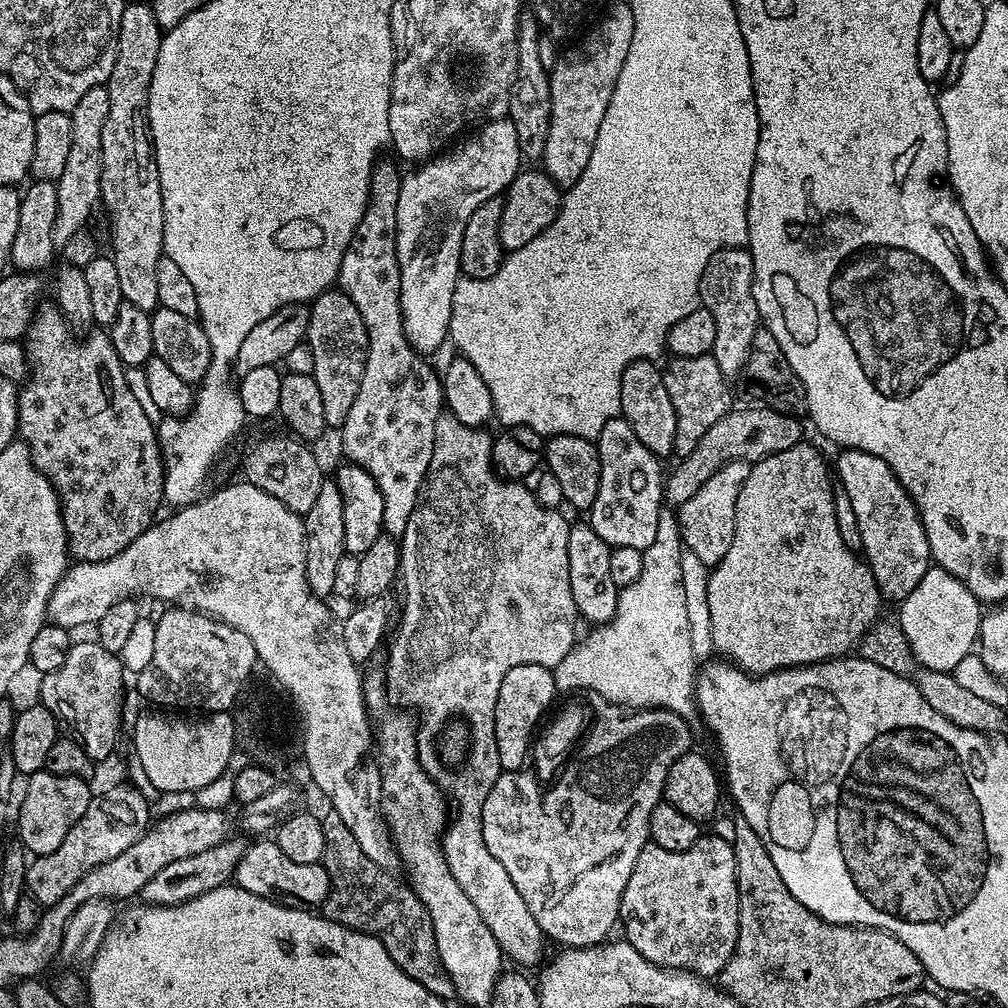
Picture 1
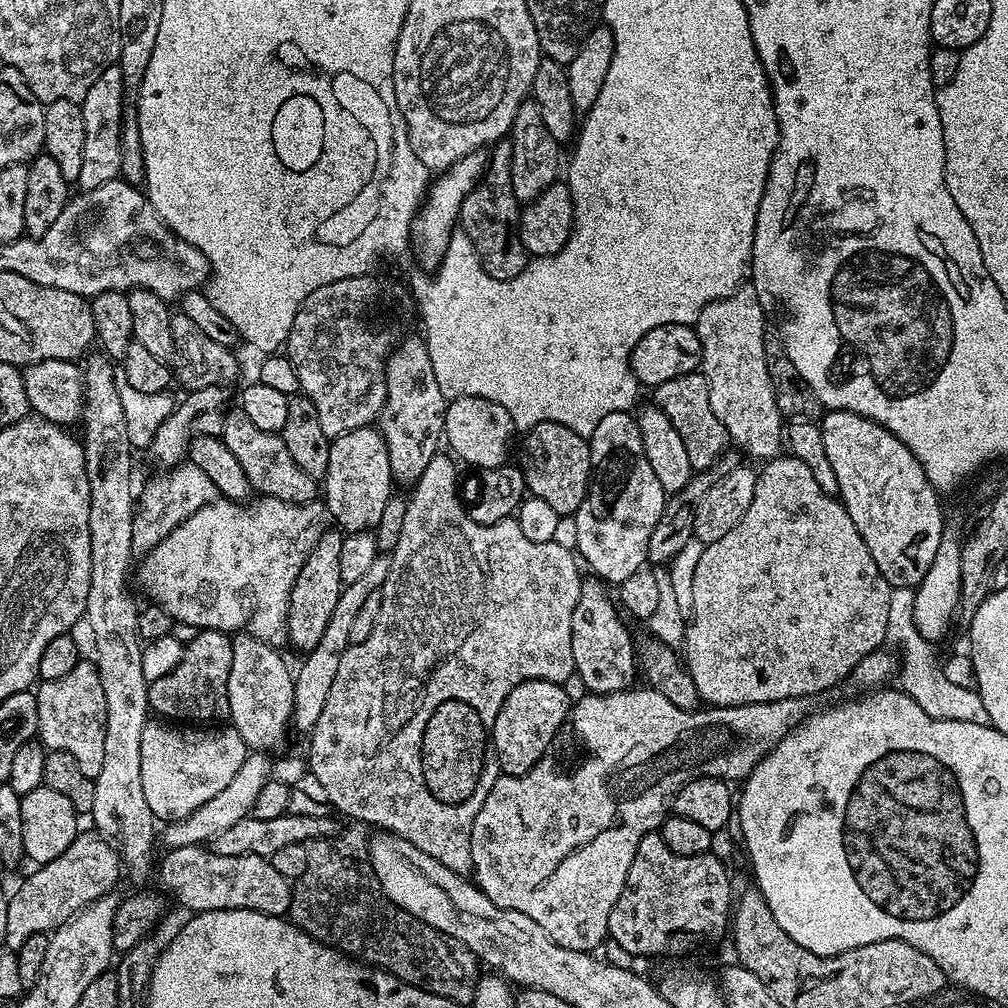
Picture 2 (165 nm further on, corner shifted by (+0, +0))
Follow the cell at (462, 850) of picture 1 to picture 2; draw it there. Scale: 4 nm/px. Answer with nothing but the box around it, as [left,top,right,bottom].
[306,454,582,874]

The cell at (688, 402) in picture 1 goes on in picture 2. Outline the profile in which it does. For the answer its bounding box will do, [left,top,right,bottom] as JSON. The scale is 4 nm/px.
[654,370,730,472]

